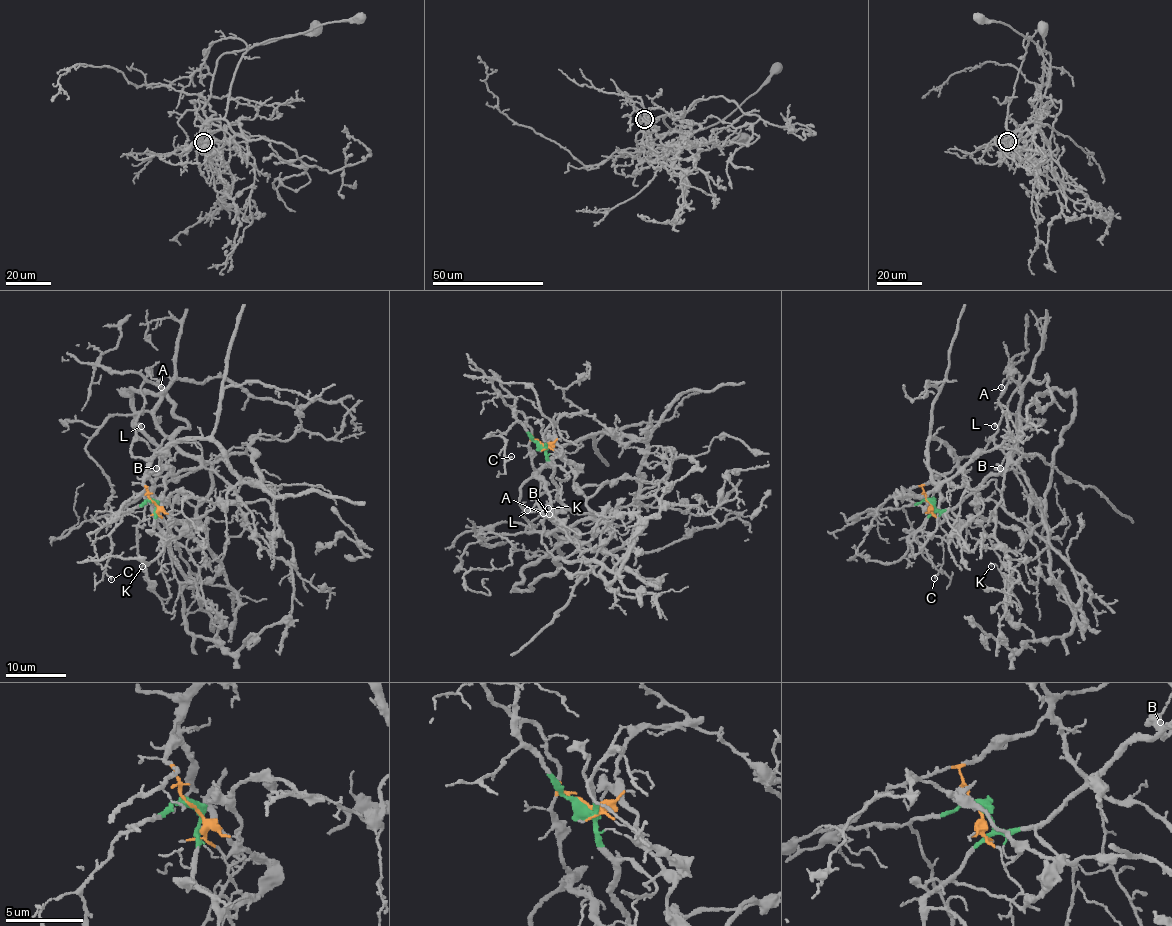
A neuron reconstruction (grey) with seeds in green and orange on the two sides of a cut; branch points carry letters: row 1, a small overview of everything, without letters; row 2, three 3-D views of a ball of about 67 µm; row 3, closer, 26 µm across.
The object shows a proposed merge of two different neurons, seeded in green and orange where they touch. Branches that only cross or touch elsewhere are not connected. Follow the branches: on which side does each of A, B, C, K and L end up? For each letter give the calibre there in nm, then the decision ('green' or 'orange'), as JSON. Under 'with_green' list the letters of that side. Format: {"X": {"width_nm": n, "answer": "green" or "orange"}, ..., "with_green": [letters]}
{"A": {"width_nm": 120, "answer": "orange"}, "B": {"width_nm": 140, "answer": "orange"}, "C": {"width_nm": 120, "answer": "green"}, "K": {"width_nm": 140, "answer": "orange"}, "L": {"width_nm": 150, "answer": "orange"}, "with_green": ["C"]}

